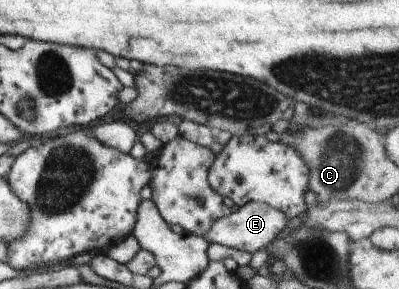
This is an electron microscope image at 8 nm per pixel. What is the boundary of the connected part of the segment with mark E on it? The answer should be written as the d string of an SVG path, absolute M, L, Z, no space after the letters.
M253 202L239 207L227 217L218 219L203 238L210 244L216 243L253 254L257 250L264 250L288 224L290 221L281 211L261 202Z

